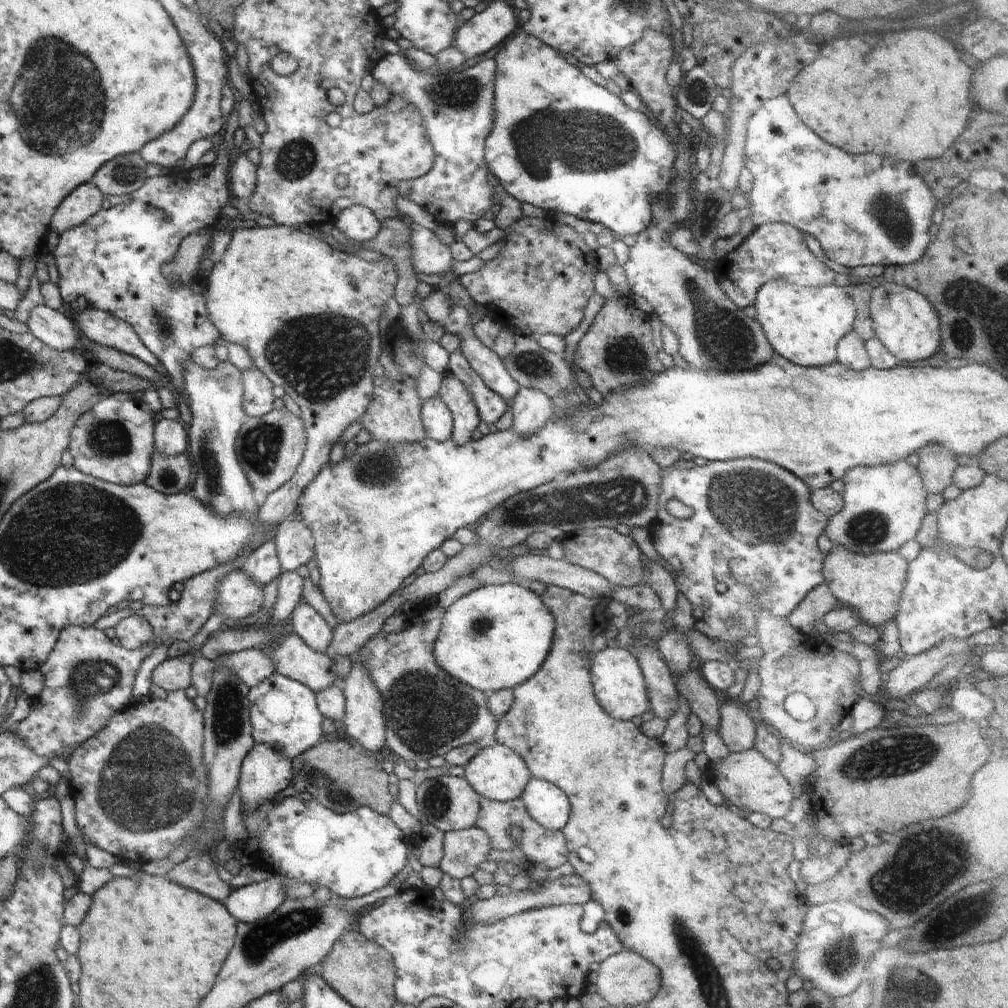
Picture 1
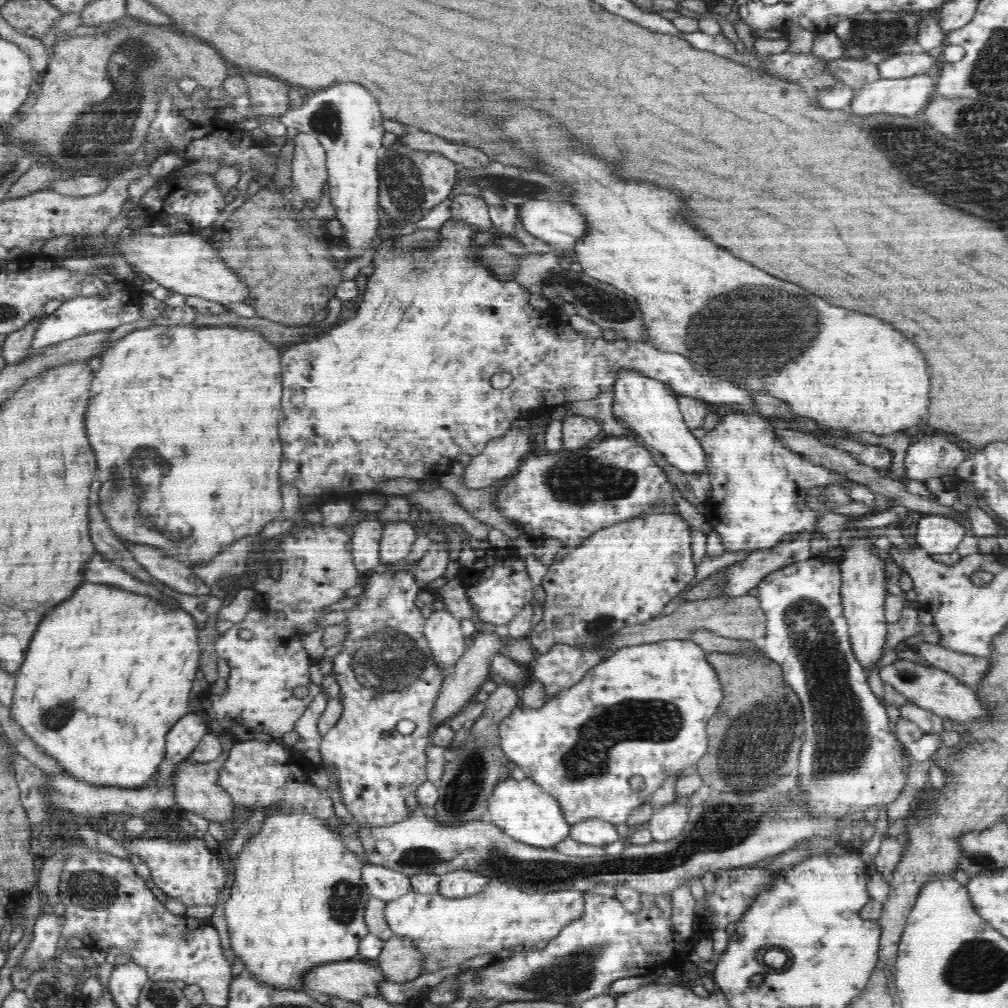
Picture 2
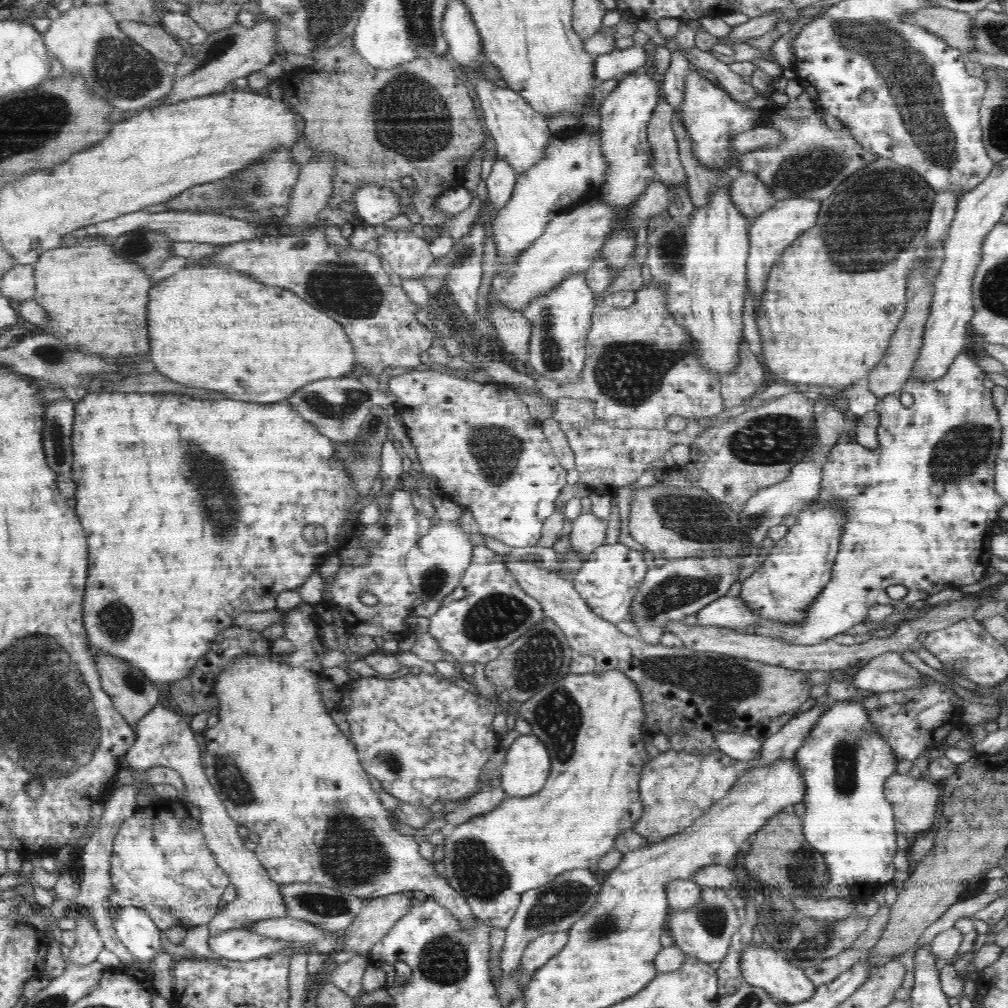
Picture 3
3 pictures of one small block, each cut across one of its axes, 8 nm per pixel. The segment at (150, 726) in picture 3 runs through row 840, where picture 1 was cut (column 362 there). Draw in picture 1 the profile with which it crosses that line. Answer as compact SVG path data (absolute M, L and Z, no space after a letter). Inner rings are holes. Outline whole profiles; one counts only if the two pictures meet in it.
M354 204L348 206L337 218L334 225L346 238L352 240L354 245L369 242L380 232L380 220L372 210L366 206Z

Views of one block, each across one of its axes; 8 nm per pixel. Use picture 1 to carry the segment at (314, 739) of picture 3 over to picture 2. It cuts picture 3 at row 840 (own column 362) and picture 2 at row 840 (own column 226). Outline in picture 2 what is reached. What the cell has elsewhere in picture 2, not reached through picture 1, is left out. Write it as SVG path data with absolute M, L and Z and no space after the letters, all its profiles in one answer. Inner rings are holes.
M308 812L272 814L258 834L240 850L234 864L234 882L224 904L232 950L258 981L278 988L303 990L303 974L322 963L358 957L358 946L369 934L365 923L369 890L361 882L364 862L348 850L339 832L327 828Z

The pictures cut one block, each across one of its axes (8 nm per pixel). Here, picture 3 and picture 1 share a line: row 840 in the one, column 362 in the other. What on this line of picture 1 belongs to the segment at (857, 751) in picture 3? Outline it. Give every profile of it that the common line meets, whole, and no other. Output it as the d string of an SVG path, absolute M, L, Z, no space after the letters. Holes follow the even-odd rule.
M298 796L268 800L258 812L243 816L249 837L258 835L258 849L269 856L262 870L282 872L288 880L298 880L314 887L324 886L330 893L344 898L362 897L387 886L407 865L406 835L388 815L377 814L366 806L350 813L337 814L314 800L304 802Z

